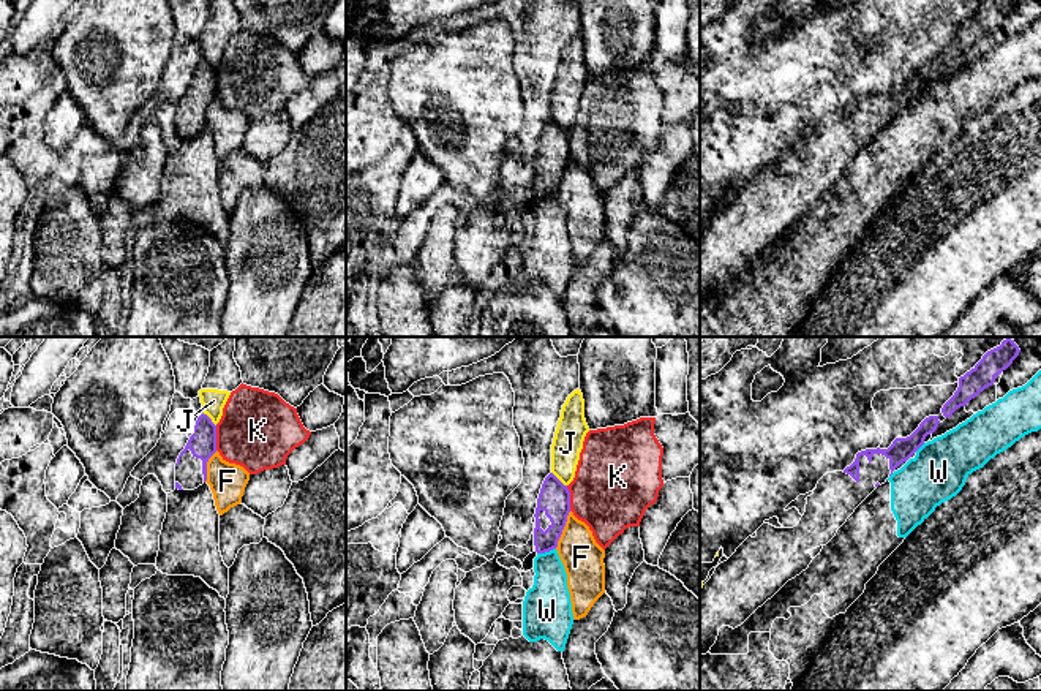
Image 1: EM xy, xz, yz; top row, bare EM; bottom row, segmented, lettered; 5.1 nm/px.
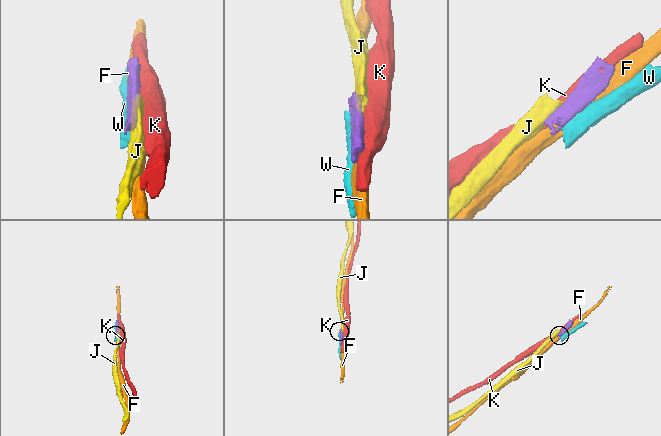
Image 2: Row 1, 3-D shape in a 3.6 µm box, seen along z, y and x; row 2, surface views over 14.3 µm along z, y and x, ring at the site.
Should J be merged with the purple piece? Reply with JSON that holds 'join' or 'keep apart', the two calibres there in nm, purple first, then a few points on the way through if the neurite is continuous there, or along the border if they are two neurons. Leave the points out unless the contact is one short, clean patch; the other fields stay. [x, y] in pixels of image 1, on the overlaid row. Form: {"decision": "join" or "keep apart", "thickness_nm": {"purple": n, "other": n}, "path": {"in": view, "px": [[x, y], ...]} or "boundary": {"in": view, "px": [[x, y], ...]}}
{"decision": "keep apart", "thickness_nm": {"purple": 160, "other": 160}, "boundary": {"in": "xz", "px": [[552, 471], [566, 486]]}}

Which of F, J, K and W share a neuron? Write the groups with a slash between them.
F / J / K / W

